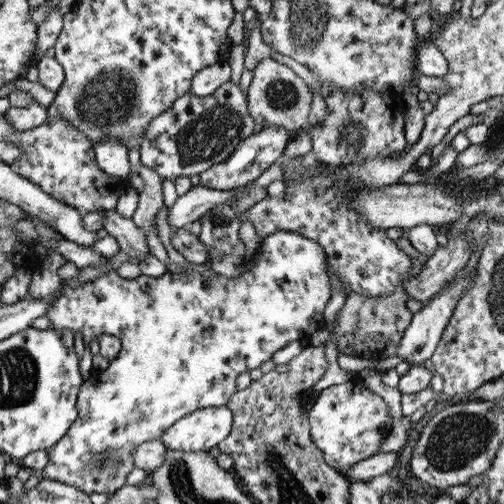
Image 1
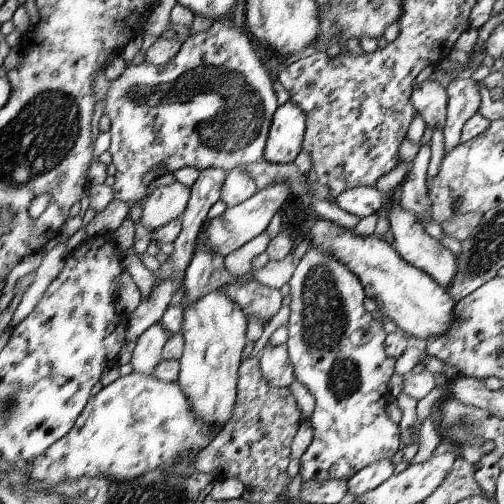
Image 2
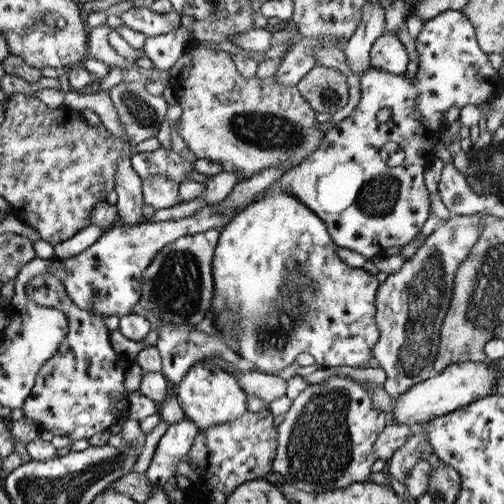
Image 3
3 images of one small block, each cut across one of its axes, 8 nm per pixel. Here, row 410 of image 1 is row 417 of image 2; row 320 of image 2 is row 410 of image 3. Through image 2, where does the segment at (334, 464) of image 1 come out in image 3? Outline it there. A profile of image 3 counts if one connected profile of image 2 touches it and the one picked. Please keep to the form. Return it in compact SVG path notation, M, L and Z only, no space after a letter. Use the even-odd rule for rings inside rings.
M333 376L323 384L311 384L291 402L291 408L283 414L283 420L277 426L277 450L271 462L271 472L279 474L285 484L309 494L325 494L341 490L353 482L367 482L371 466L377 460L373 456L373 444L387 424L389 418L375 410L369 390L355 380Z

